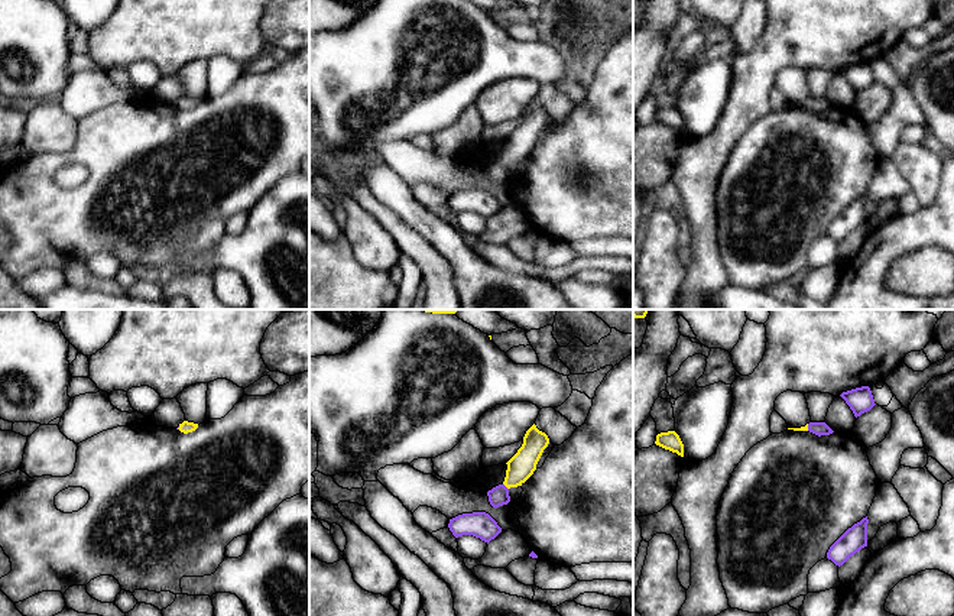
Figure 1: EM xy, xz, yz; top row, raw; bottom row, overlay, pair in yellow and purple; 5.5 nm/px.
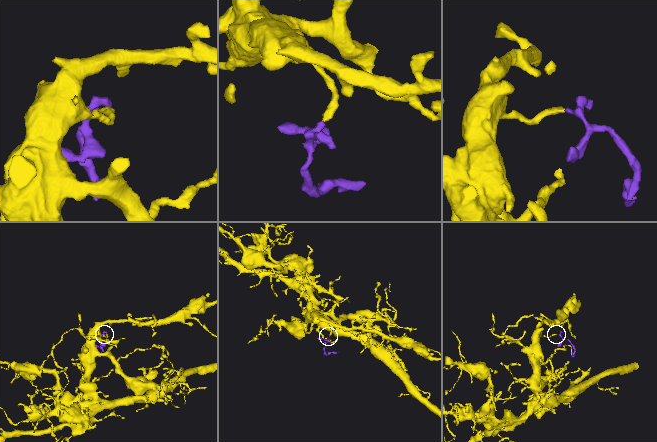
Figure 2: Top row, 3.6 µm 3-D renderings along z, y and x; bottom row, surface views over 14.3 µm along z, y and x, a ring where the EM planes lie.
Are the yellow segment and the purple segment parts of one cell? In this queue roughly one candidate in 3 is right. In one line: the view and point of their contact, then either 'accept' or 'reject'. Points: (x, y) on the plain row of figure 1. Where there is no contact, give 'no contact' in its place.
meets yellow in xz at (505, 161); accept

